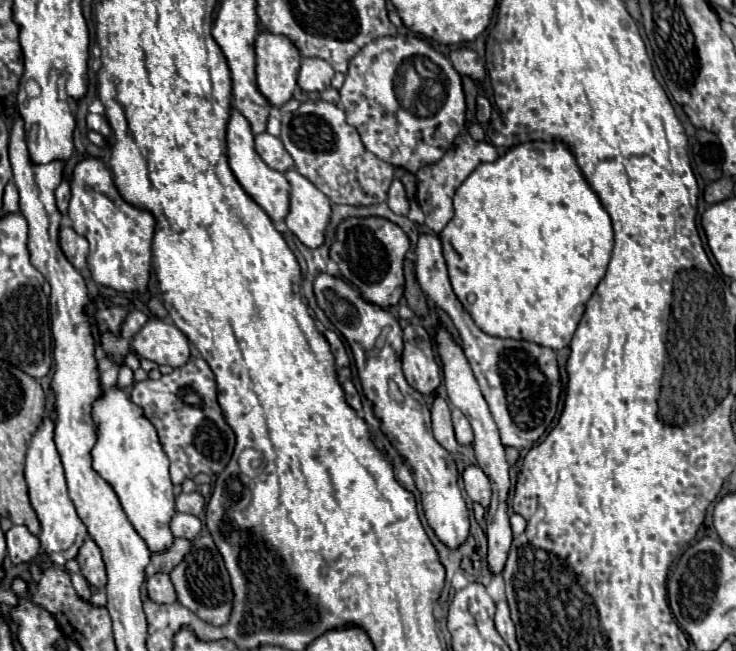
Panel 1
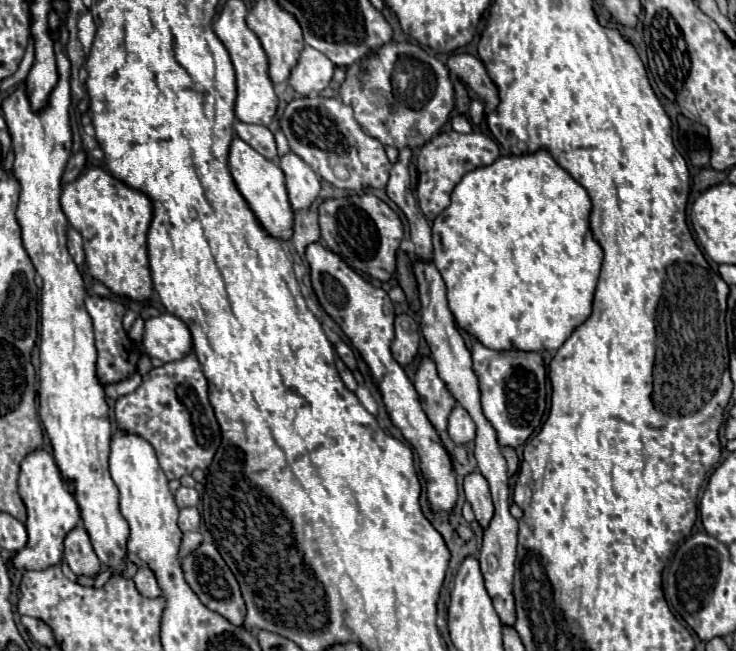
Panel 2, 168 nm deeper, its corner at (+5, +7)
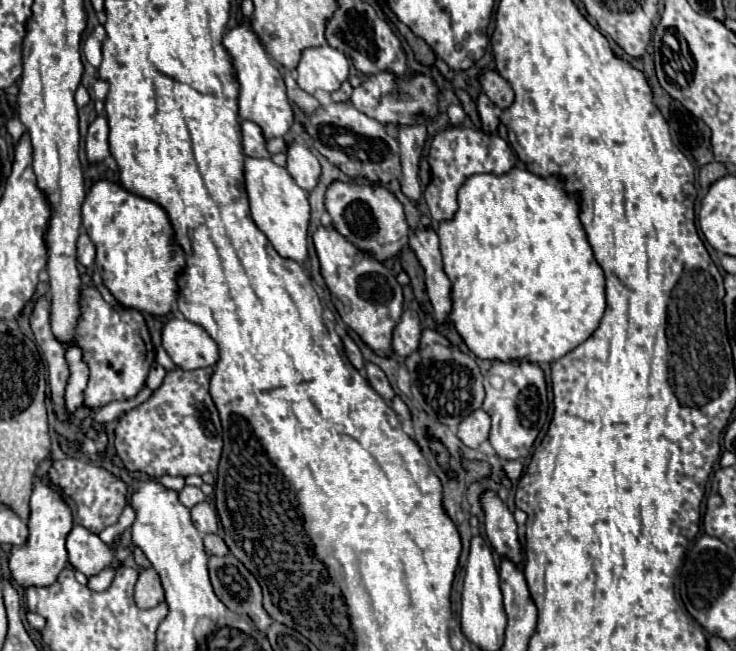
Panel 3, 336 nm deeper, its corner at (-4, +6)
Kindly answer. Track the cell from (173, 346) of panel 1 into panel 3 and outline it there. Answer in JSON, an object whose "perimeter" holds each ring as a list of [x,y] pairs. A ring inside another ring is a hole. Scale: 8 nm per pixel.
{"perimeter":[[[173,318],[165,324],[163,348],[181,370],[213,366],[219,360],[215,340],[199,324],[189,320]]]}

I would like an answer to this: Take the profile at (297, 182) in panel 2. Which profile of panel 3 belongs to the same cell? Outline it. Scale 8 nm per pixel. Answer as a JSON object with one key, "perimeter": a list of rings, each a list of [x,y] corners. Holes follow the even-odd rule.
{"perimeter":[[[291,142],[285,154],[287,154],[287,166],[285,166],[287,172],[303,190],[311,192],[321,174],[319,160],[313,156],[313,152],[305,144],[299,144],[299,142]]]}

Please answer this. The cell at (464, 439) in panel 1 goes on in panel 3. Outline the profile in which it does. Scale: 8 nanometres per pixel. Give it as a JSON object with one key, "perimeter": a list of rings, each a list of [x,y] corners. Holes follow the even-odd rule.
{"perimeter":[[[475,410],[473,414],[469,414],[461,424],[459,424],[459,440],[469,446],[469,448],[479,448],[481,442],[485,442],[489,438],[489,430],[491,430],[491,418],[485,410]]]}

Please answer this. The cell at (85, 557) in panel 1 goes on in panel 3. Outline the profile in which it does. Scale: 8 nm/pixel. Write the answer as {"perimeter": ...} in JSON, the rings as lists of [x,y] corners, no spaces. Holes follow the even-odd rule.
{"perimeter":[[[73,526],[67,534],[67,552],[71,566],[85,576],[99,574],[109,568],[115,558],[113,550],[97,534],[91,534],[83,526]]]}

